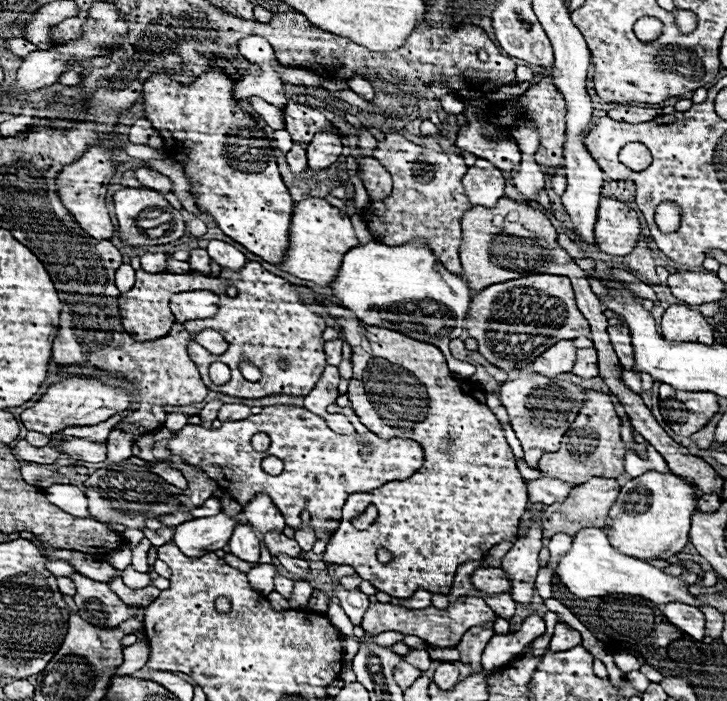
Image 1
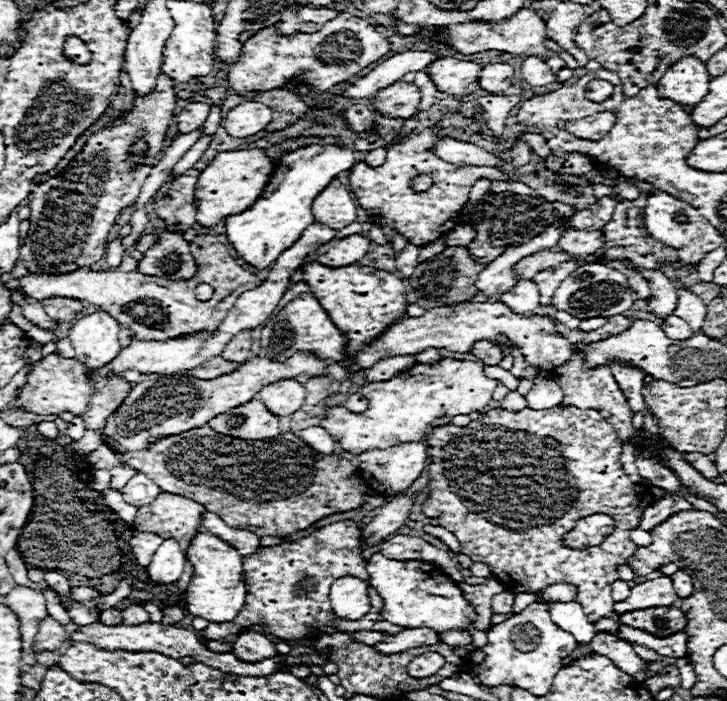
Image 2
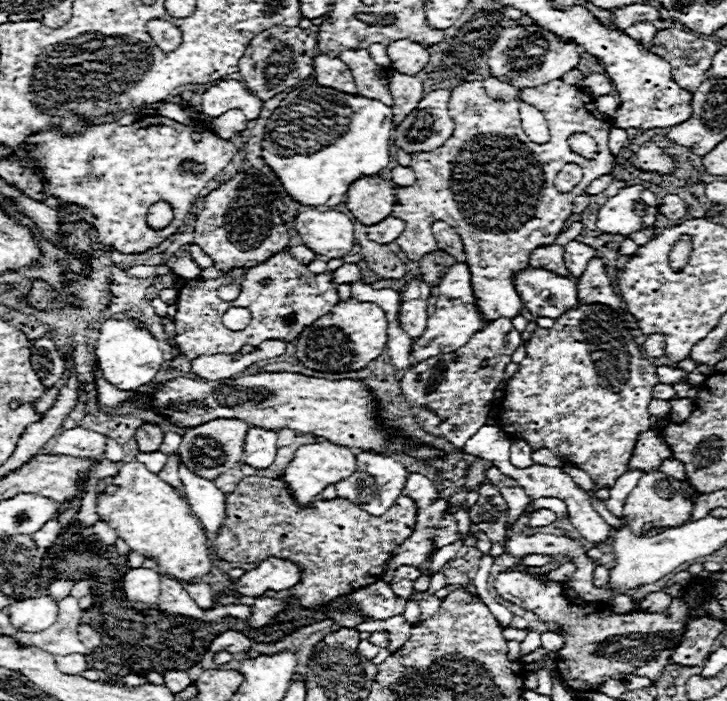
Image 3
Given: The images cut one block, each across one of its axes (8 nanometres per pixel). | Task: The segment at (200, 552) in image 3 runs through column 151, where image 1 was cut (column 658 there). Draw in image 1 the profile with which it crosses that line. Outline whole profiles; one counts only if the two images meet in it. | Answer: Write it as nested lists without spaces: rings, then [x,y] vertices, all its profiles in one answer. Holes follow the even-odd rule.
[[[648,470],[642,476],[626,482],[616,504],[610,508],[612,524],[610,530],[606,530],[606,534],[610,536],[610,544],[614,544],[614,548],[618,548],[620,552],[626,552],[626,556],[634,556],[640,560],[668,560],[674,554],[682,552],[688,544],[690,518],[698,508],[696,492],[698,488],[692,482],[672,472]]]

